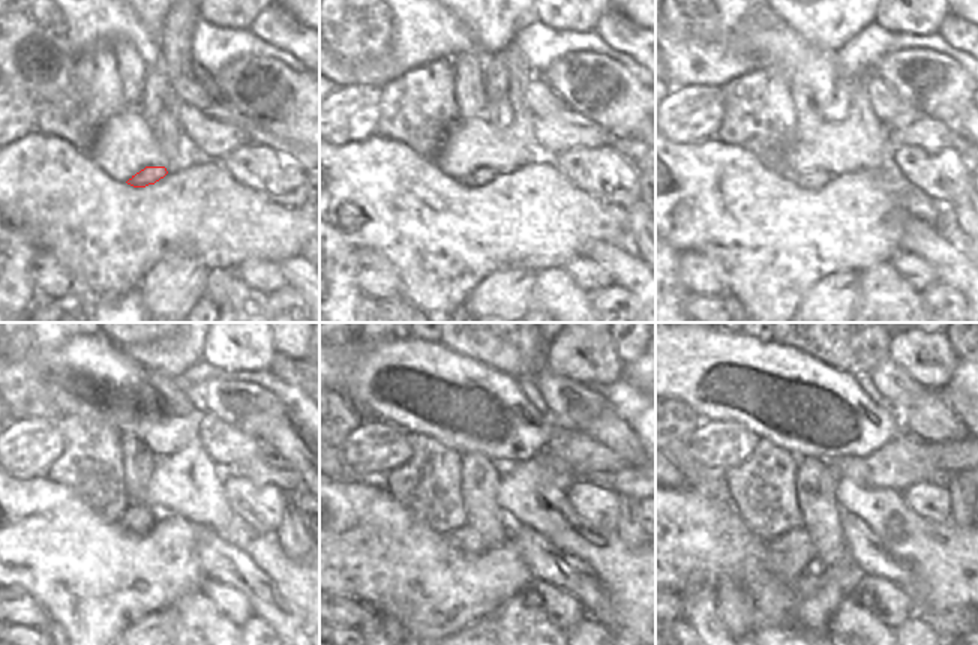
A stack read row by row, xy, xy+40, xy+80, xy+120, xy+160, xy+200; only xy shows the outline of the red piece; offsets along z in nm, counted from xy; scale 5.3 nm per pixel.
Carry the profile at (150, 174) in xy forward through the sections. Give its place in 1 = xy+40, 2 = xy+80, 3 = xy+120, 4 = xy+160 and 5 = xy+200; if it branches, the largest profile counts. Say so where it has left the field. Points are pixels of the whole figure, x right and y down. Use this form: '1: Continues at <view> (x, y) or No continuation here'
1: Continues at xy+40 (482, 177)
2: Continues at xy+80 (815, 179)
3: Continues at xy+120 (137, 519)
4: Continues at xy+160 (467, 540)
5: Continues at xy+200 (786, 557).

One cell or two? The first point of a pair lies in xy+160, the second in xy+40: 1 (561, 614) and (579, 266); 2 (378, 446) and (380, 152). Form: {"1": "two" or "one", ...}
{"1": "one", "2": "two"}

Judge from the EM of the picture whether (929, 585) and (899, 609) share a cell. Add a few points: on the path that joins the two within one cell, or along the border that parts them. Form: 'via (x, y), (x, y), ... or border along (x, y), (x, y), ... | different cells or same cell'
border along (911, 596), (915, 605), (915, 615) | different cells

